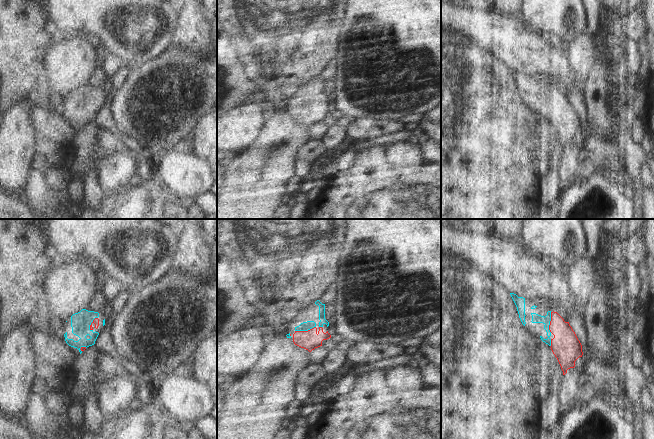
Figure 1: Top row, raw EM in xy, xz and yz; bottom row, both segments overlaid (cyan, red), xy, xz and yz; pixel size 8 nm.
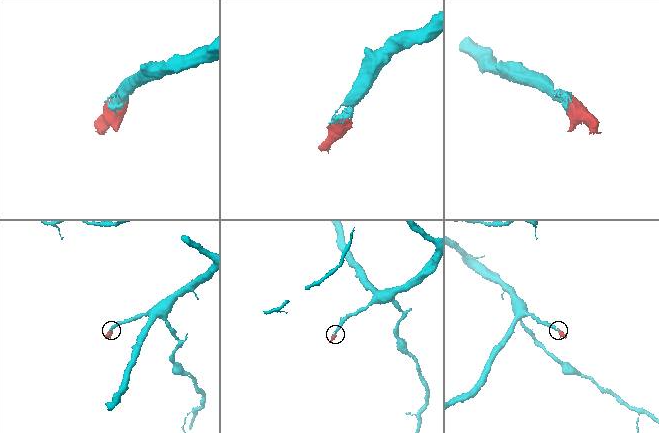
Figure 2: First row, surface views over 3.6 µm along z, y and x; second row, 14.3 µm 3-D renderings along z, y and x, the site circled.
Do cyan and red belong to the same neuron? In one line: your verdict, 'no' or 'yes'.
yes

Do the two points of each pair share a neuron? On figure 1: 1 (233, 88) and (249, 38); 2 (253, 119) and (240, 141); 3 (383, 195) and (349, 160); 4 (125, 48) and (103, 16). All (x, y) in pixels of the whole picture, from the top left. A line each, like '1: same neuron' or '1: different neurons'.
1: different neurons
2: same neuron
3: different neurons
4: same neuron

